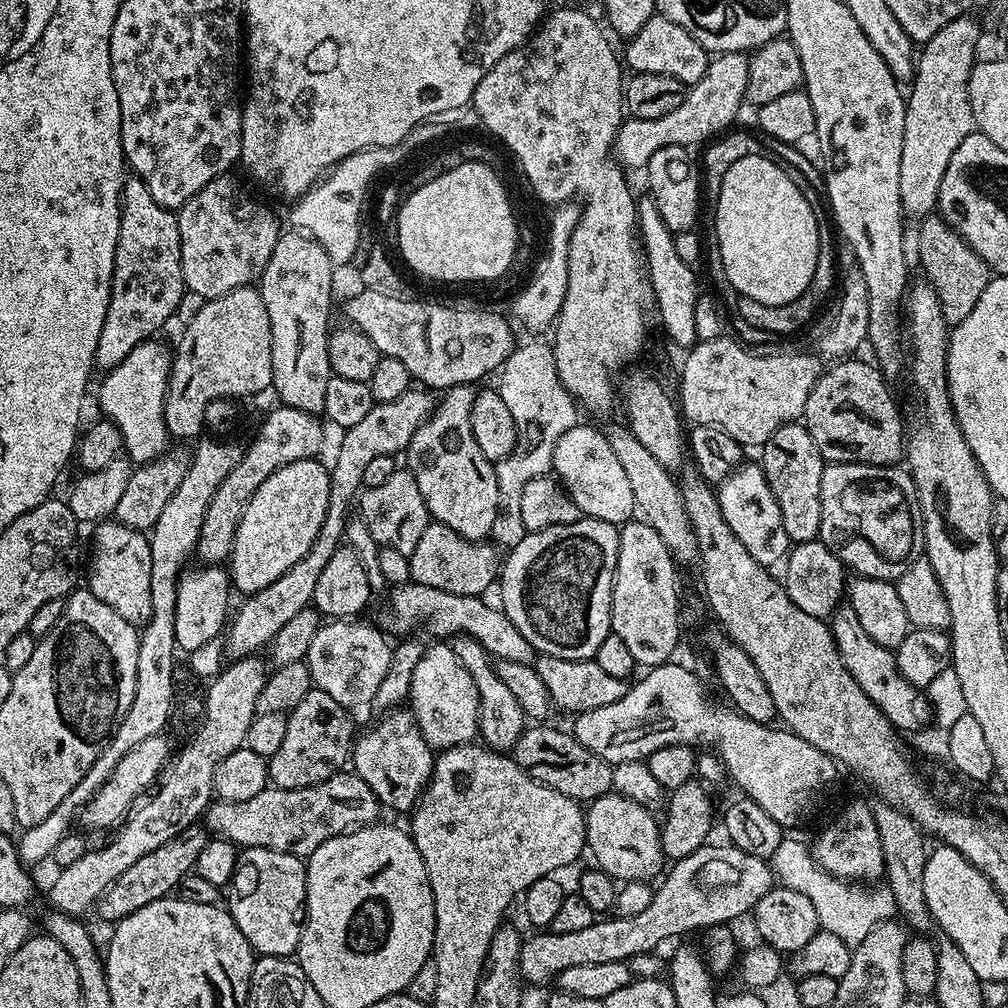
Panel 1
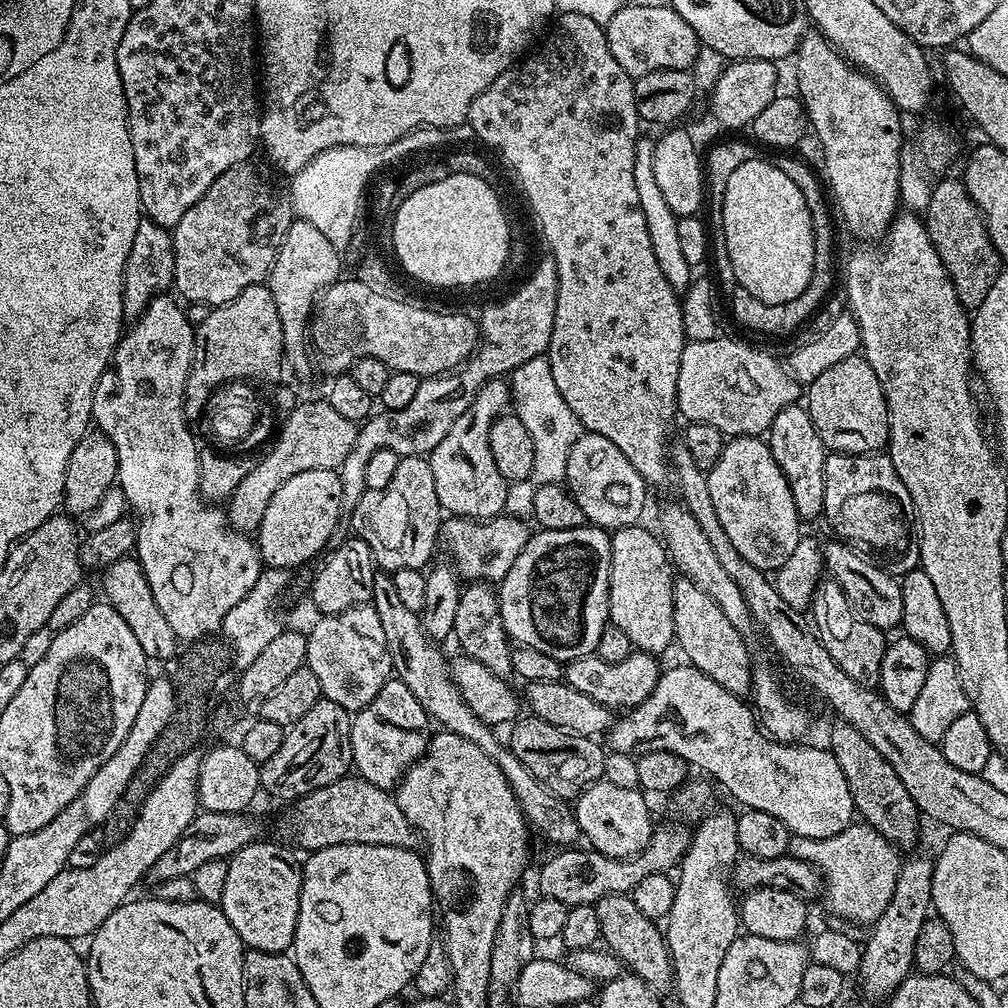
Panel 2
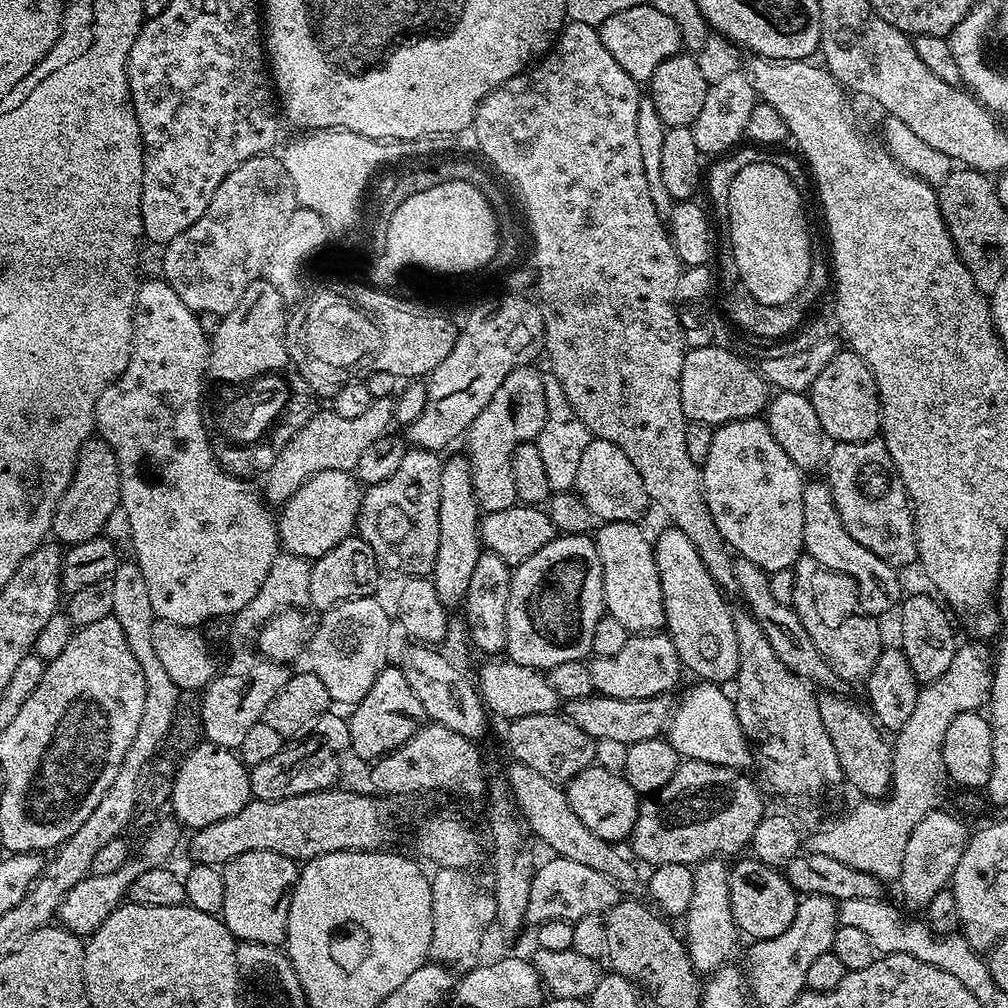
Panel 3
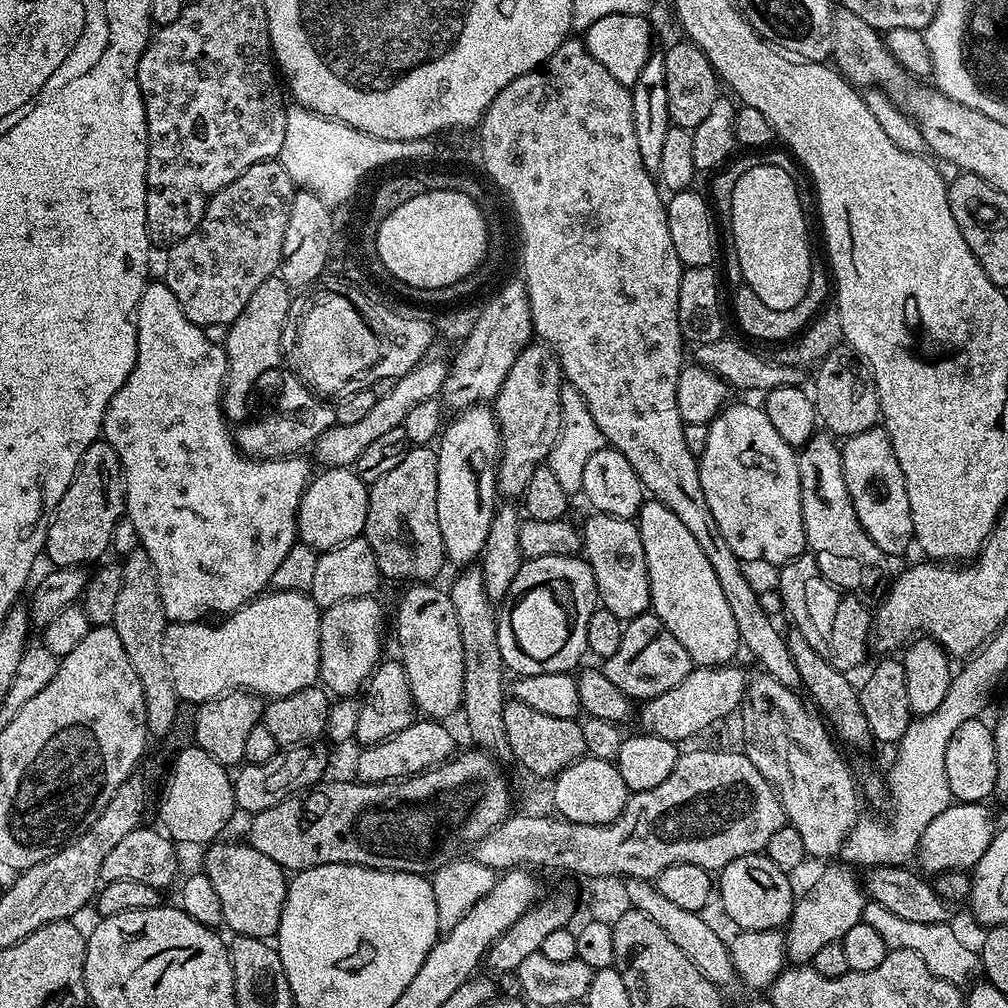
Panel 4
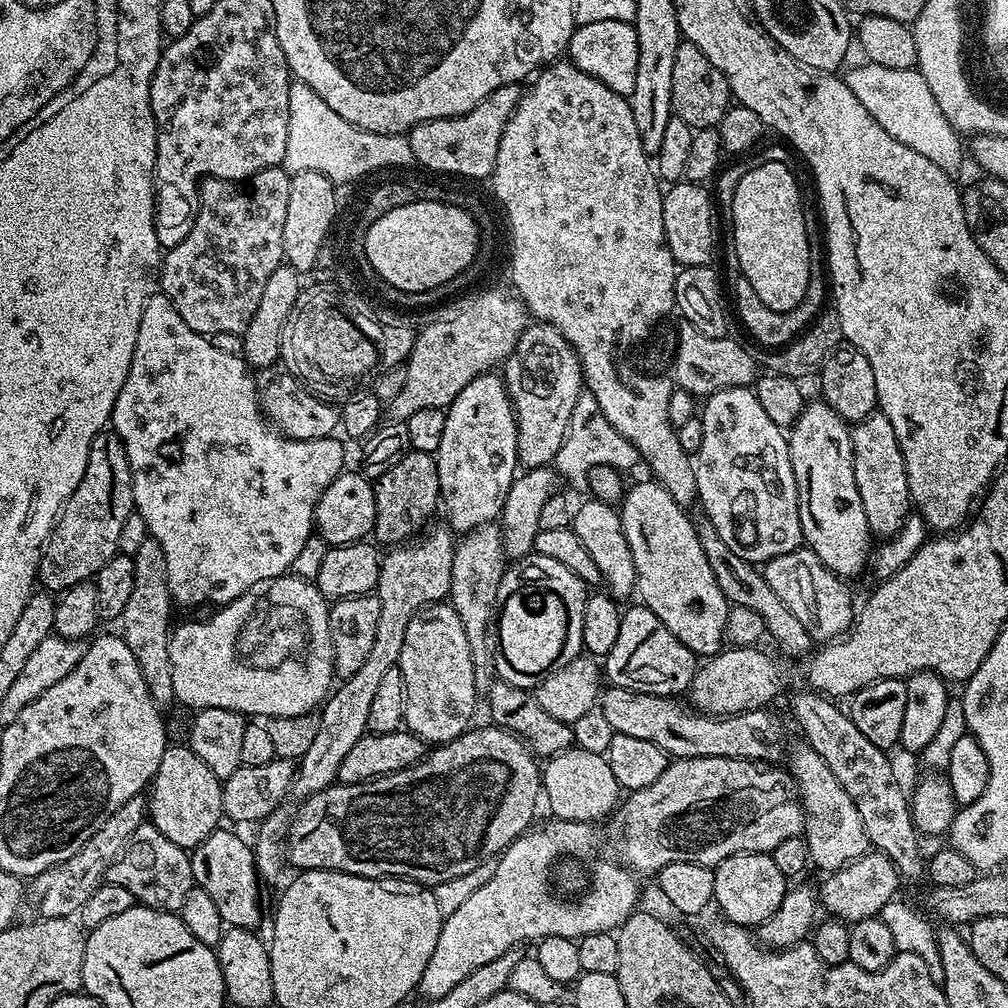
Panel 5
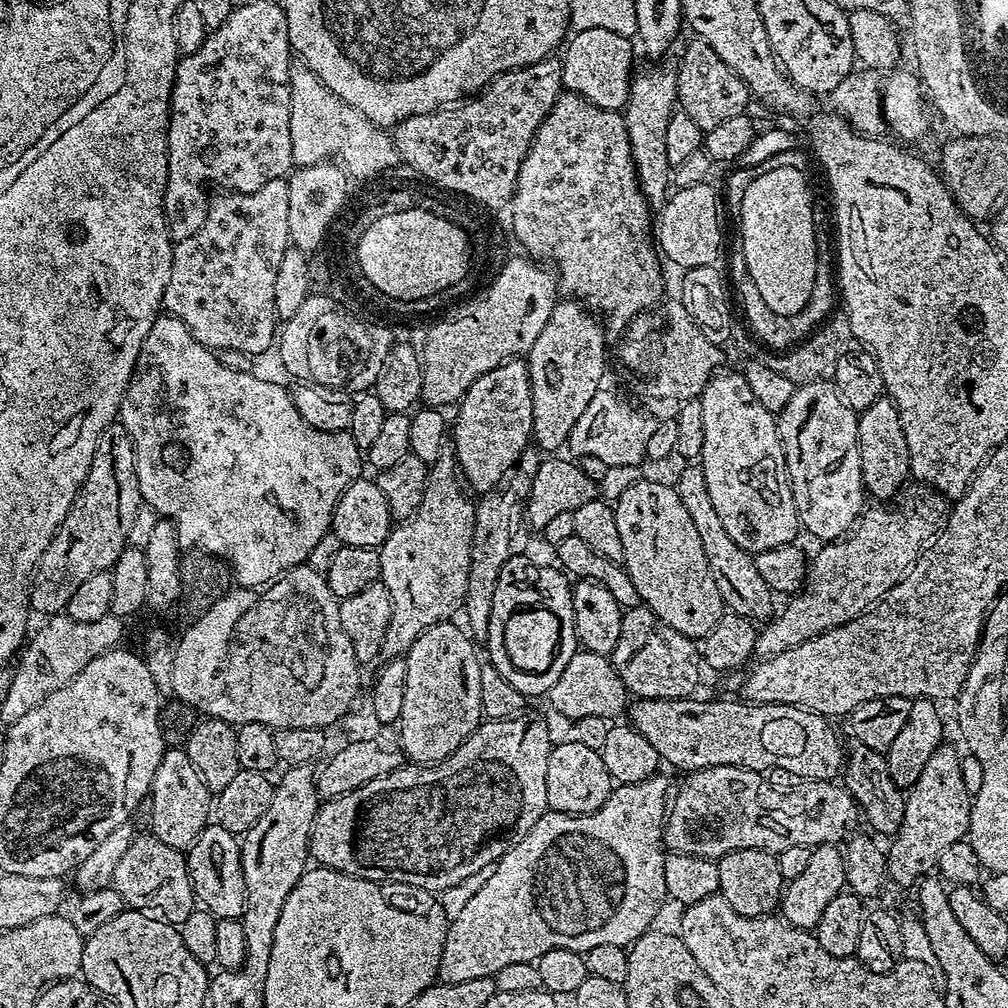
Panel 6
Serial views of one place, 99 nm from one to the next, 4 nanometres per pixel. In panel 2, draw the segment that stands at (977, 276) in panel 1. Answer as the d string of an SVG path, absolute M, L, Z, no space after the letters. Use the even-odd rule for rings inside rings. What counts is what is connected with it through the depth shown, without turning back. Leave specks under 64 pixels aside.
M958 178L939 179L933 185L930 202L924 209L922 219L938 256L942 258L943 265L954 282L954 290L958 290L962 306L969 310L982 306L982 298L990 294L990 286L994 286L1004 270L1004 261L989 237L984 216L969 198L963 181Z

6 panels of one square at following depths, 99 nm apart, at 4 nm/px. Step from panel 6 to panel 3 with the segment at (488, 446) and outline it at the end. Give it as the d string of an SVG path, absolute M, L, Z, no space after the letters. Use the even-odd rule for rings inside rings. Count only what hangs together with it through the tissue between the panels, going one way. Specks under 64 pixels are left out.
M463 455L447 457L442 470L440 483L440 509L438 510L438 558L432 567L430 577L434 590L438 590L438 602L449 610L459 609L466 598L466 590L470 590L470 574L474 574L474 566L482 551L480 542L480 518L482 512L476 502L476 488L472 484L470 465Z

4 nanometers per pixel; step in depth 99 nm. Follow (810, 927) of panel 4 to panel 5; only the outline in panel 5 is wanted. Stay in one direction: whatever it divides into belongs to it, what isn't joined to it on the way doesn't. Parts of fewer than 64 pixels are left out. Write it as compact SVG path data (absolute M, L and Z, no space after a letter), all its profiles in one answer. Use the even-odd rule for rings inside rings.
M875 850L865 852L845 868L831 873L825 880L828 881L818 888L818 900L823 911L825 908L829 917L849 926L871 916L879 916L883 907L897 895L900 884L902 885L902 877L896 869L896 863L886 854Z

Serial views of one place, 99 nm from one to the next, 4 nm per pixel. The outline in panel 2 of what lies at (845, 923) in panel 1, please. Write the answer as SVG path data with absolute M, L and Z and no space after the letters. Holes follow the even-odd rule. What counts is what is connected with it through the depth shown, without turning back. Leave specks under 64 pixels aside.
M854 822L846 830L834 834L834 838L792 836L788 841L788 852L820 869L822 900L828 903L827 911L853 925L871 925L882 910L886 910L902 863L896 845L863 822Z

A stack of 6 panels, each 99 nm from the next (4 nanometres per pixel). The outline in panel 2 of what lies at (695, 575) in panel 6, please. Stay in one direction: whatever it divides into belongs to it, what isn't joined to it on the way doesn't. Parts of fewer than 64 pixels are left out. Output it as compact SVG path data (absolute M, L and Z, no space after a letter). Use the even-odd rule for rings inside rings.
M683 578L677 579L674 584L674 630L675 643L678 648L680 644L687 663L714 678L714 682L718 682L722 690L730 690L730 694L744 698L751 693L753 657L748 656L749 641L734 630L710 594L698 590L694 582Z

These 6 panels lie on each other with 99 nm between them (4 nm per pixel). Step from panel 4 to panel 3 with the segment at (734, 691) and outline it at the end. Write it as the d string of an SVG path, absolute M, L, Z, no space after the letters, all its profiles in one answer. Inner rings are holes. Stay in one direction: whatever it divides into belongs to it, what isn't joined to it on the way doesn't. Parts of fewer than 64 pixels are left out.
M593 694L567 701L562 712L570 722L574 722L574 726L578 726L578 730L586 730L586 734L590 734L595 741L609 739L629 745L657 739L667 729L674 707L673 701L668 699L667 695L654 698L610 698Z

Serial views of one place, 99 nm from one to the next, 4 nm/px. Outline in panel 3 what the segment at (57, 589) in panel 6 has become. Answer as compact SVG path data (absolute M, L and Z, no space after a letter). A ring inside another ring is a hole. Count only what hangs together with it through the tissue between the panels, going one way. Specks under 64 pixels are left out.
M89 438L78 454L70 482L60 496L52 519L51 535L57 536L55 539L64 546L90 542L103 533L106 518L110 518L110 514L119 507L120 471L116 451L105 440Z

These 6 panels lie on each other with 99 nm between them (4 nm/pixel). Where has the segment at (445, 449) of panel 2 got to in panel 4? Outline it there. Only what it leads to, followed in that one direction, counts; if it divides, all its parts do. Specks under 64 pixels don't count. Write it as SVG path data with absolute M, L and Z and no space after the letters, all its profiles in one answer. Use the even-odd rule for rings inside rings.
M533 342L525 346L522 354L518 354L514 366L510 366L510 374L506 374L506 382L502 382L502 390L498 390L494 401L496 422L500 425L501 447L496 490L501 497L523 497L526 482L530 482L530 474L534 474L534 470L541 467L552 453L552 447L560 437L560 390L565 383L559 358L543 342Z

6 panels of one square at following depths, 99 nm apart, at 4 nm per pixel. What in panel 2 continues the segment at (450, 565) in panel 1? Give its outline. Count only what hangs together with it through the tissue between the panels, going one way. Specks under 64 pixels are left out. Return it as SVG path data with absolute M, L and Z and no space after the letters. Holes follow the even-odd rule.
M501 514L491 520L470 520L466 516L449 515L440 521L439 543L448 551L447 559L457 576L468 582L499 582L510 574L514 558L522 554L530 535L525 521L518 516Z

